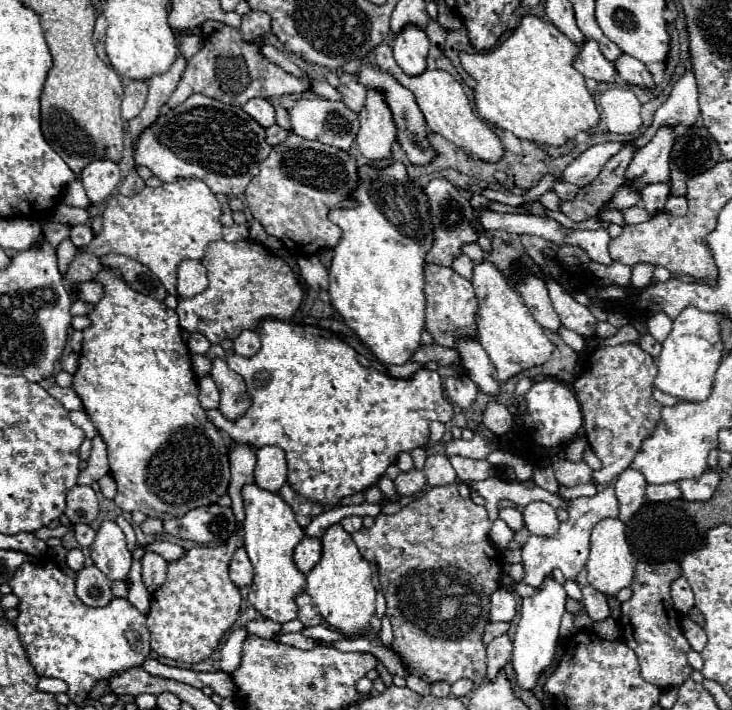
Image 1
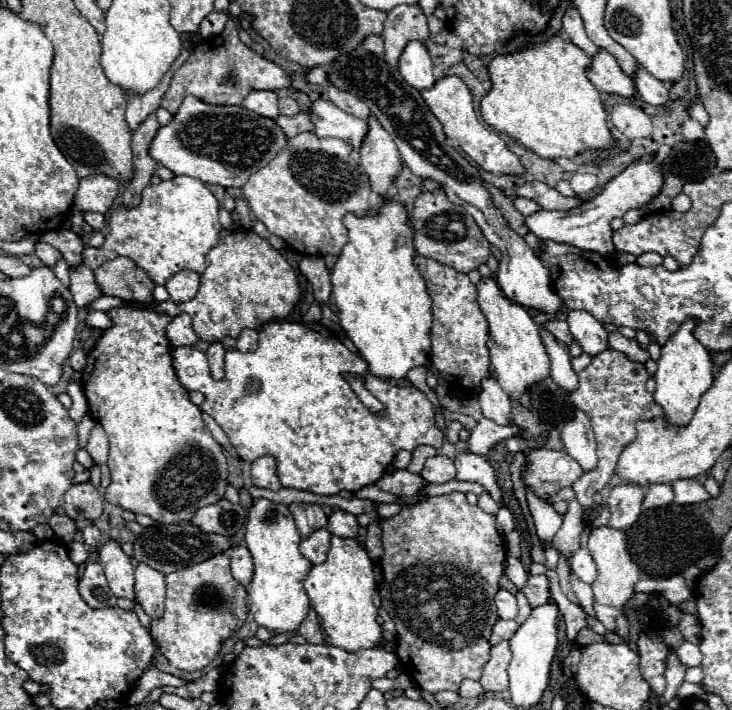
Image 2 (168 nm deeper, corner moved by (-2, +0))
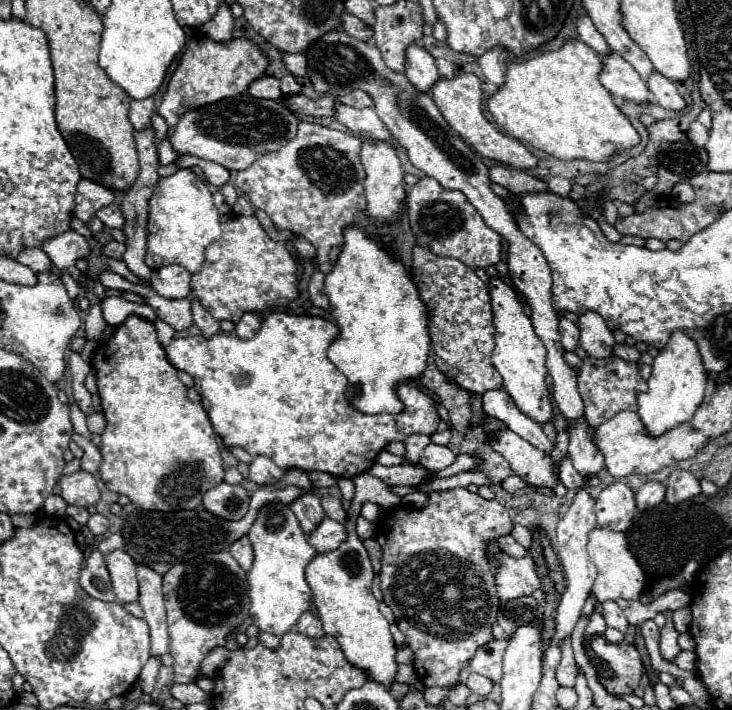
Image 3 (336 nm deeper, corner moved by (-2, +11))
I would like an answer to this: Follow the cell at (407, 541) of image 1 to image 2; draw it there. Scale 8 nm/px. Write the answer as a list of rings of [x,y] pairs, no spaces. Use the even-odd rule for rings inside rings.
[[[449,493],[449,495],[427,499],[425,503],[419,503],[415,507],[403,507],[397,515],[393,515],[389,519],[381,519],[379,525],[383,529],[381,541],[383,541],[383,549],[385,549],[385,553],[381,557],[381,569],[383,569],[383,583],[379,589],[381,607],[389,613],[389,617],[393,619],[393,623],[397,627],[397,657],[401,661],[405,675],[409,675],[421,689],[431,691],[431,693],[437,693],[441,689],[457,691],[457,687],[463,679],[479,679],[485,663],[489,661],[489,647],[491,647],[489,635],[491,635],[491,627],[497,621],[495,593],[499,591],[499,579],[503,575],[503,563],[505,563],[505,545],[503,545],[503,537],[499,535],[499,531],[495,527],[495,517],[481,511],[477,505],[469,505],[463,493]]]

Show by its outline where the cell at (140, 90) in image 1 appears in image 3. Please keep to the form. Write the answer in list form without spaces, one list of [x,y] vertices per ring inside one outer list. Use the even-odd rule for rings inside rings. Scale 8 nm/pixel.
[[[145,98],[145,100],[133,100],[131,108],[129,108],[129,120],[133,124],[135,130],[145,130],[151,126],[151,114],[155,112],[155,104],[153,98]]]

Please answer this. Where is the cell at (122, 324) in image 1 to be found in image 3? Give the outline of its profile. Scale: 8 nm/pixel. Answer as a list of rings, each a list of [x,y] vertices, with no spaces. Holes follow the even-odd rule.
[[[129,316],[115,328],[111,340],[95,350],[93,368],[97,372],[97,388],[107,420],[101,434],[103,462],[99,472],[103,484],[145,510],[169,512],[197,508],[203,494],[223,480],[219,440],[205,410],[187,398],[187,386],[177,378],[177,368],[169,364],[163,346],[157,342],[155,326],[139,316]]]

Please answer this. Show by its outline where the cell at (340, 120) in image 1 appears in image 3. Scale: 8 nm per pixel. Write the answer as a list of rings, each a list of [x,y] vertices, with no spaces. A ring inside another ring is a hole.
[[[337,102],[335,118],[359,136],[365,136],[365,138],[371,138],[371,140],[383,140],[383,142],[391,140],[391,132],[381,122],[381,118],[375,114],[373,108],[357,110],[357,108],[351,108],[351,106]]]

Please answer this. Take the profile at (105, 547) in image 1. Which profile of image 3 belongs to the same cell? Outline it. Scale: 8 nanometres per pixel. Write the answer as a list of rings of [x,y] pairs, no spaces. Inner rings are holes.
[[[115,550],[107,558],[107,568],[111,574],[113,592],[117,596],[117,604],[125,606],[129,602],[137,602],[139,598],[139,584],[137,584],[137,570],[135,562],[125,550]]]

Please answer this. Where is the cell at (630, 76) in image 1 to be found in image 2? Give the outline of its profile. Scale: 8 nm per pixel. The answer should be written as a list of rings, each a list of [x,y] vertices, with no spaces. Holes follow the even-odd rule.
[[[637,67],[635,75],[633,75],[633,83],[635,83],[635,91],[637,95],[649,103],[649,105],[663,105],[669,99],[669,91],[665,89],[665,85],[655,79],[645,67]]]

